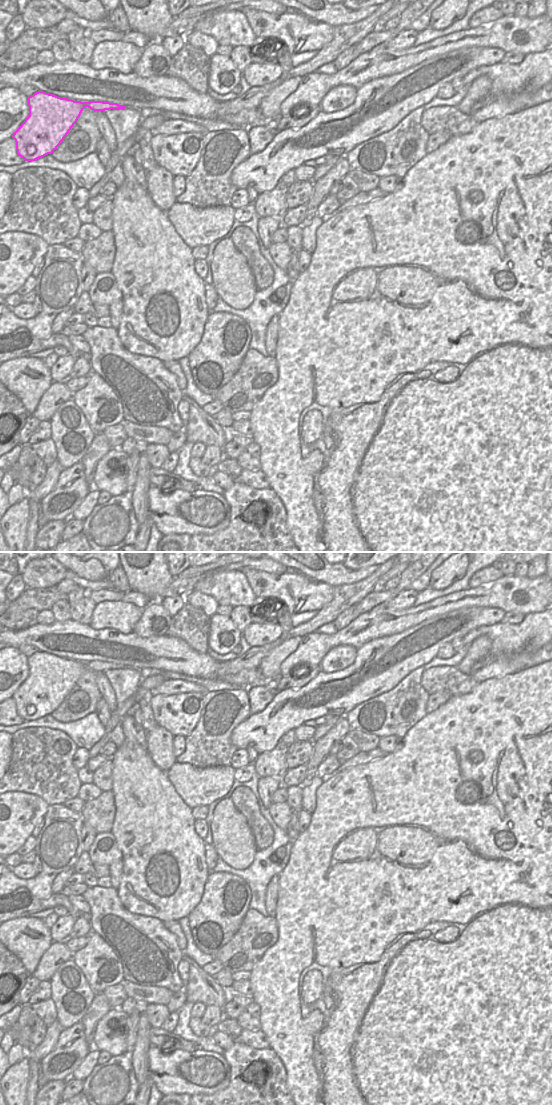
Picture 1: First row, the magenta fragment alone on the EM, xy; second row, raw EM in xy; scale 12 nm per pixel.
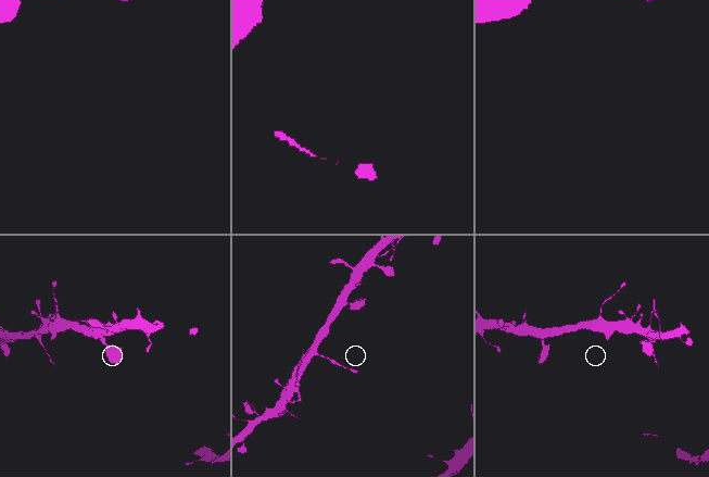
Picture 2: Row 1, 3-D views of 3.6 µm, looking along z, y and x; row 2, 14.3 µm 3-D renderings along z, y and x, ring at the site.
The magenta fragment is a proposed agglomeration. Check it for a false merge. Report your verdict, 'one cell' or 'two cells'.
two cells

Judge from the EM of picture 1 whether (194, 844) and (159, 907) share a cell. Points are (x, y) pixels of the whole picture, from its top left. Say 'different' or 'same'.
same

